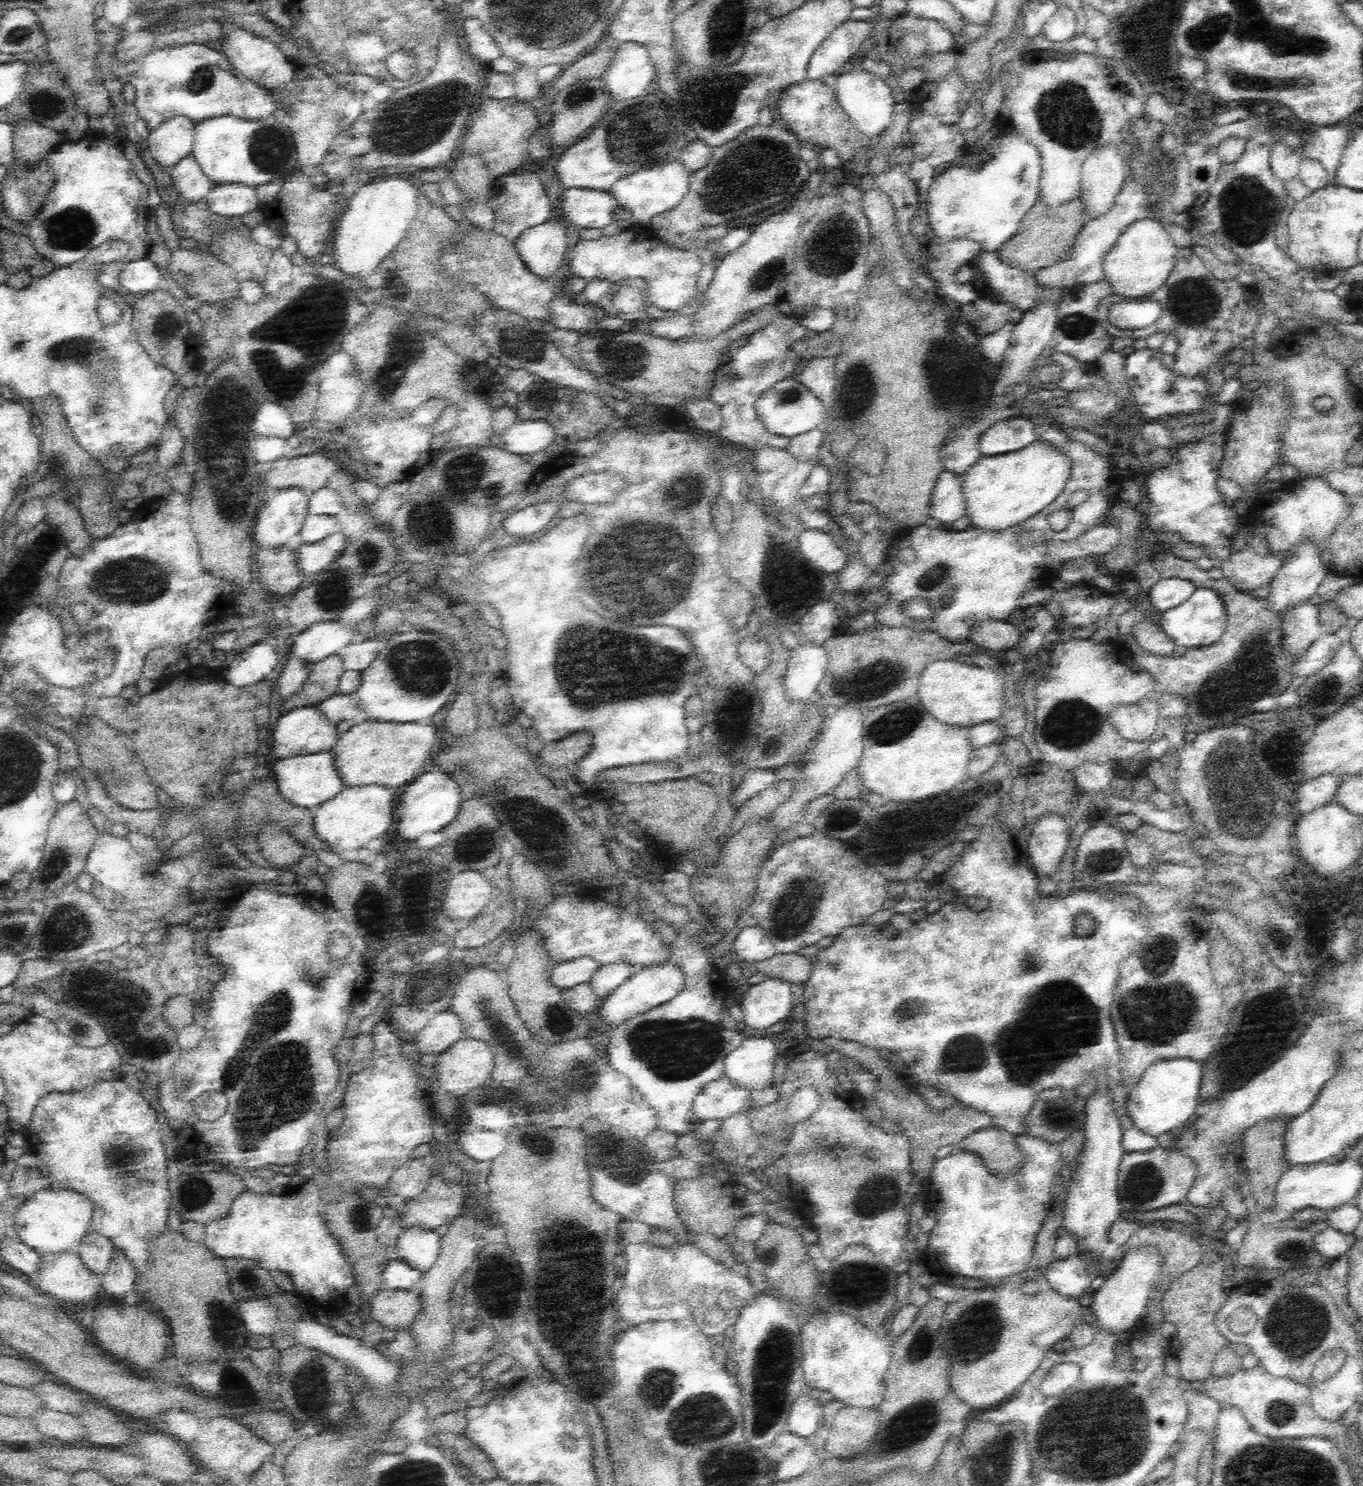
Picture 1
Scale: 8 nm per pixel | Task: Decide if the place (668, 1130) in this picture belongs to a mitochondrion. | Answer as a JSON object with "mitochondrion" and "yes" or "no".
{"mitochondrion":"no"}

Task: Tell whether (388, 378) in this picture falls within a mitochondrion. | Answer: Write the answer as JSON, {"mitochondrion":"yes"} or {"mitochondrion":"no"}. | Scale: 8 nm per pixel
{"mitochondrion":"yes"}

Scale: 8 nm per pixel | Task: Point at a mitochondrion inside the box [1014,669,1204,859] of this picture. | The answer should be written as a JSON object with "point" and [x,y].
{"point":[1069,725]}

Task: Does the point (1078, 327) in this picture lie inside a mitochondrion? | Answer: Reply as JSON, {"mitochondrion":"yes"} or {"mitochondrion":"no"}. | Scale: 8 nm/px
{"mitochondrion":"yes"}

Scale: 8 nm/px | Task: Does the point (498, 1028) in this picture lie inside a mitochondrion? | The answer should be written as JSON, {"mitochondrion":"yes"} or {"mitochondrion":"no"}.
{"mitochondrion":"no"}

